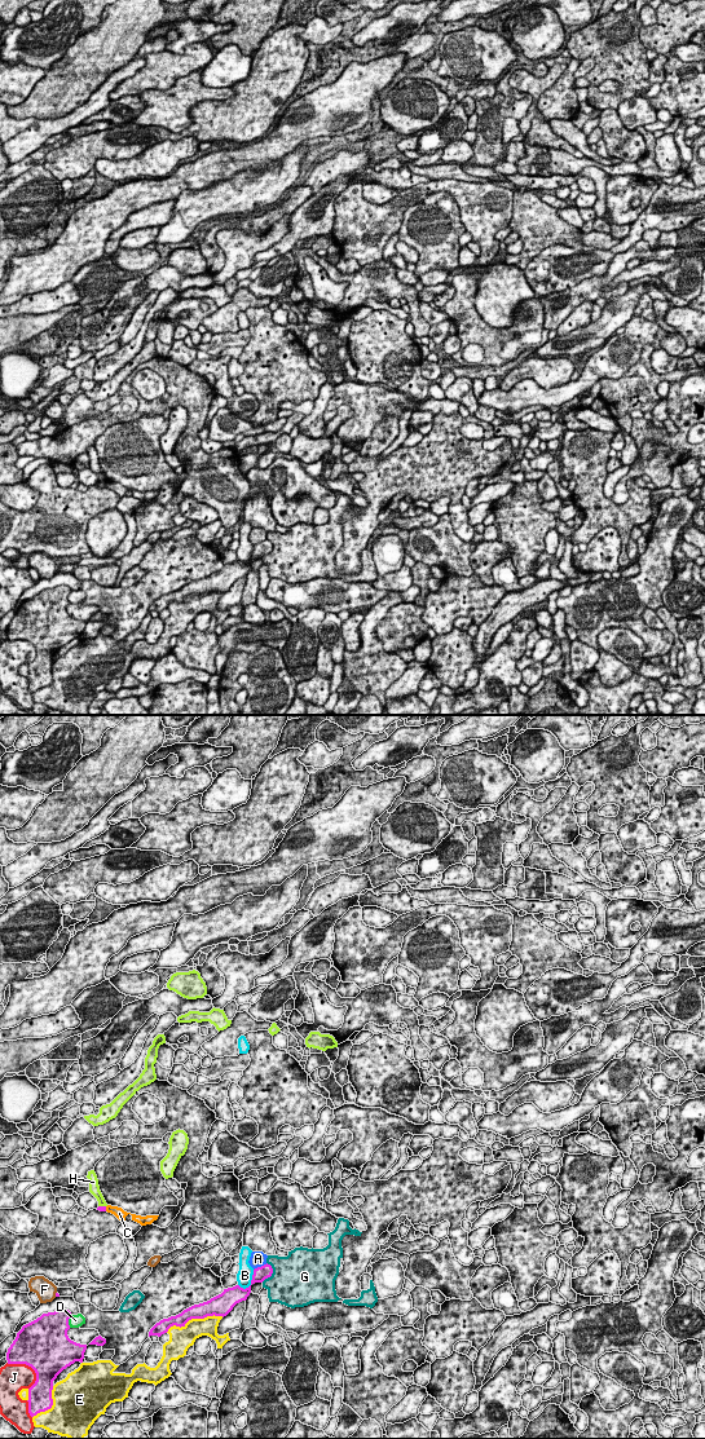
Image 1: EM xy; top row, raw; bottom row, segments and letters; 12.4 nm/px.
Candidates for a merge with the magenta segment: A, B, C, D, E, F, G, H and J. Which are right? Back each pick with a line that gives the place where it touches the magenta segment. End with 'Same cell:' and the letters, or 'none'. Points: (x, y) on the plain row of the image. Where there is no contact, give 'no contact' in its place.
Same cell: none

